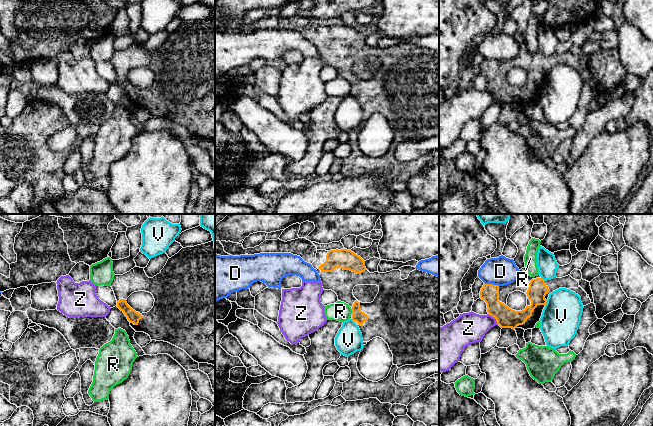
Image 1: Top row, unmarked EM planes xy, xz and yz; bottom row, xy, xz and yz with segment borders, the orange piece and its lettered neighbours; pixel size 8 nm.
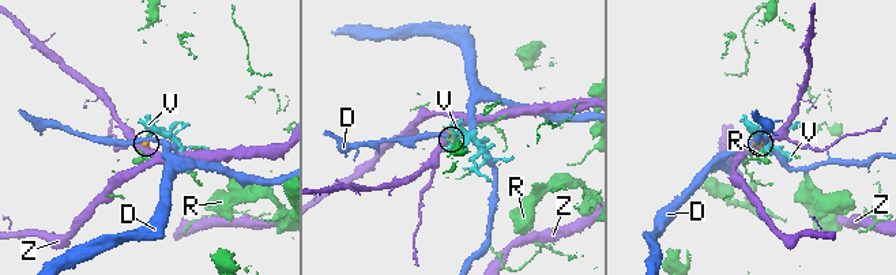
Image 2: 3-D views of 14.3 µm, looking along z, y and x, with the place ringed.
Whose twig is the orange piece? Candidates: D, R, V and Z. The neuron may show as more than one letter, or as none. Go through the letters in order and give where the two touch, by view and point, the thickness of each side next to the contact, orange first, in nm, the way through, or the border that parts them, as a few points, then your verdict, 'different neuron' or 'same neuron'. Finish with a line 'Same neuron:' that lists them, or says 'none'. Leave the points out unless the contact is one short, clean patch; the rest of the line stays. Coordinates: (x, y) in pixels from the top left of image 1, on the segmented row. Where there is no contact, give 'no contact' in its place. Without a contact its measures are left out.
D: contact yz (491, 284); calibres 150 and 220 nm; border yz (484, 282), (498, 286); different neuron
R: contact xz (352, 311); calibres 100 and 160 nm; border xz (351, 309), (352, 313); different neuron
V: contact yz (546, 302); calibres 150 and 320 nm; different neuron
Z: contact yz (494, 317); calibres 160 and 240 nm; border yz (487, 314), (490, 314), (498, 324); different neuron
Same neuron: none

